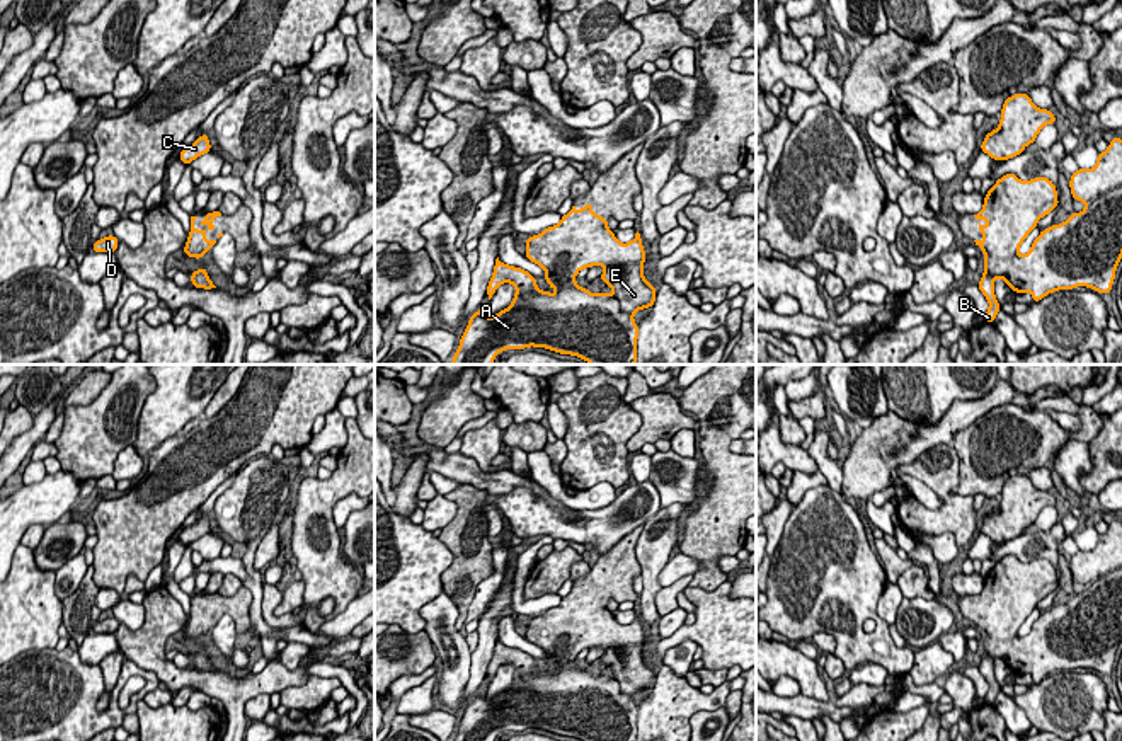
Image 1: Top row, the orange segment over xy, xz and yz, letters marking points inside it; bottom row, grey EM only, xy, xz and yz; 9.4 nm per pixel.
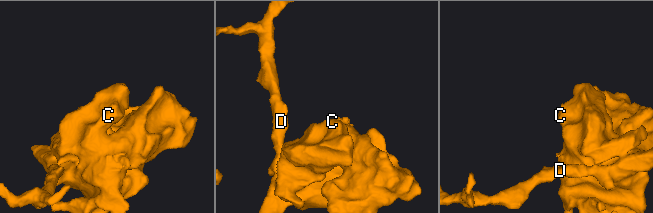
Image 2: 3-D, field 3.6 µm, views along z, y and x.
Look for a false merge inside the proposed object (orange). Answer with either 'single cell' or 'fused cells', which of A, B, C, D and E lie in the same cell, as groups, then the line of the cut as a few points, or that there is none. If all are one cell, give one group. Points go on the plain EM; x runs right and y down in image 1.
single cell; groups A B C D E; cut none

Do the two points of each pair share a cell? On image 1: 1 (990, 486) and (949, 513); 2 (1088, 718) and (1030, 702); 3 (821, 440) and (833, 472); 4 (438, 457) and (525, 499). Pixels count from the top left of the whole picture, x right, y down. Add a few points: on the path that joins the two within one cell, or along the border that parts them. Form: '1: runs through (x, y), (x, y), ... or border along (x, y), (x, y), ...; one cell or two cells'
1: border along (957, 457), (957, 486), (952, 493), (973, 496); two cells
2: runs through (1075, 704), (1044, 704); one cell
3: runs through (821, 448), (824, 464); one cell
4: border along (547, 491), (491, 496); two cells

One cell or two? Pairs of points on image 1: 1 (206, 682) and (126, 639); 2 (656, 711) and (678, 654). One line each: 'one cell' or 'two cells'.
1: one cell
2: two cells

